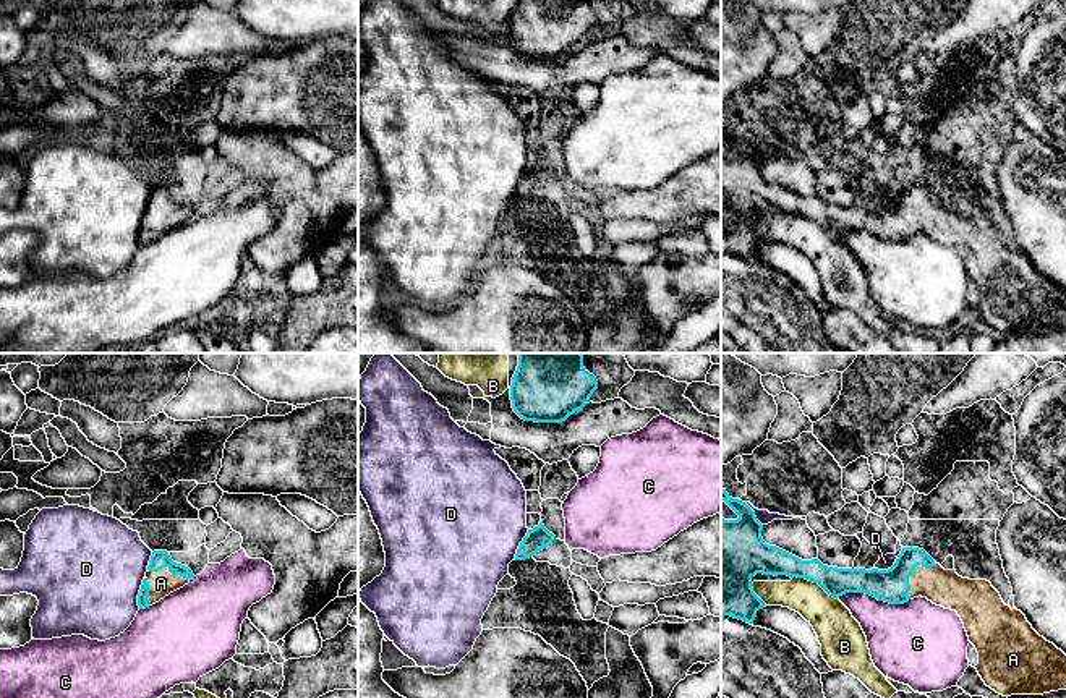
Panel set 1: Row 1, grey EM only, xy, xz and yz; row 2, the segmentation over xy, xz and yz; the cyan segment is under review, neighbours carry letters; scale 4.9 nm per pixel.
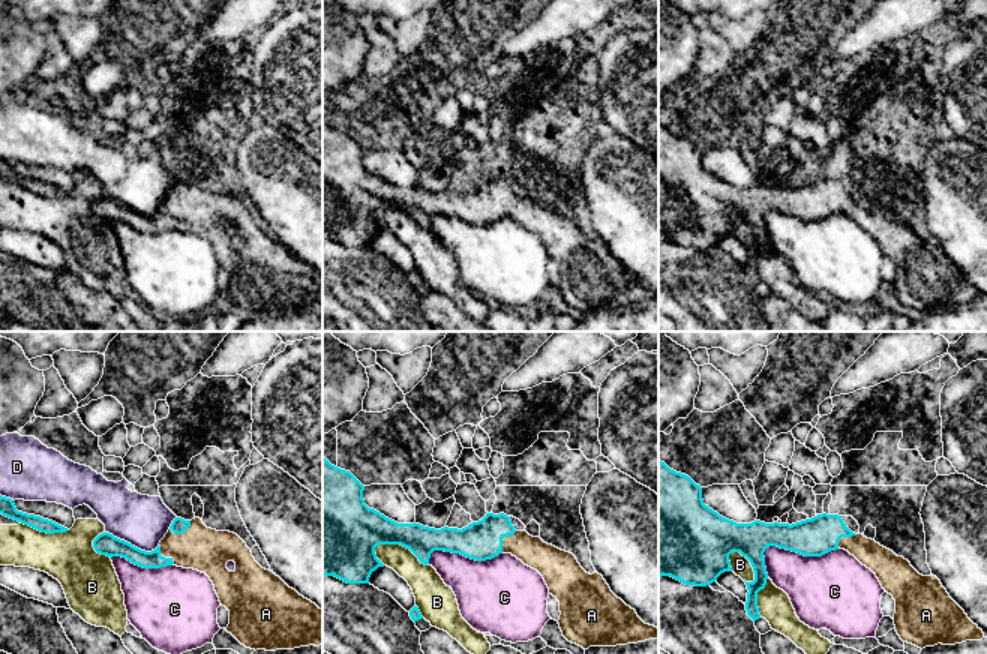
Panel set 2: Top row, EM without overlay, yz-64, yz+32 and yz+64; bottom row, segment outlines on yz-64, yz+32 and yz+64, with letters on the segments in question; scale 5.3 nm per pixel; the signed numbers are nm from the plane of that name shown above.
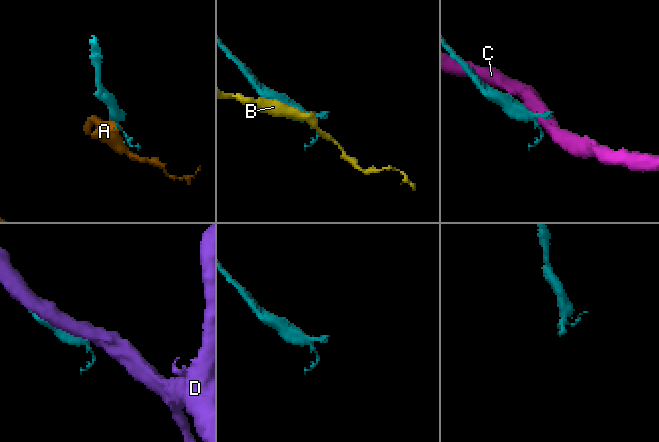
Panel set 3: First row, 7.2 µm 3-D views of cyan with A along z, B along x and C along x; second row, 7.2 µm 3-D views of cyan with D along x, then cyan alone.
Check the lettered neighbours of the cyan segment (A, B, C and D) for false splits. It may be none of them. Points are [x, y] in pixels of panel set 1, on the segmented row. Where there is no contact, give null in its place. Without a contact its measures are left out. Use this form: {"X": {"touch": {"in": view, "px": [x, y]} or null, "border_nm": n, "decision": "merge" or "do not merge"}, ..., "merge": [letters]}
{"A": {"touch": {"in": "yz", "px": [912, 574]}, "border_nm": 220, "decision": "merge"}, "B": {"touch": {"in": "yz", "px": [815, 582]}, "border_nm": 260, "decision": "do not merge"}, "C": {"touch": {"in": "yz", "px": [874, 596]}, "border_nm": 360, "decision": "do not merge"}, "D": {"touch": {"in": "yz", "px": [893, 566]}, "border_nm": 190, "decision": "do not merge"}, "merge": ["A"]}

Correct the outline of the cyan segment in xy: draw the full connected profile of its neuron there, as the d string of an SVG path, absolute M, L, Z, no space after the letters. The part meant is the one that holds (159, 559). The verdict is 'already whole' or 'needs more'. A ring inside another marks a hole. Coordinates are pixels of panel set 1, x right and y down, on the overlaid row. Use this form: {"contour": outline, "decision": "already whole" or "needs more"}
{"contour": "M154 551L143 580L138 606L146 609L194 578L193 572L172 560L167 551Z", "decision": "needs more"}

